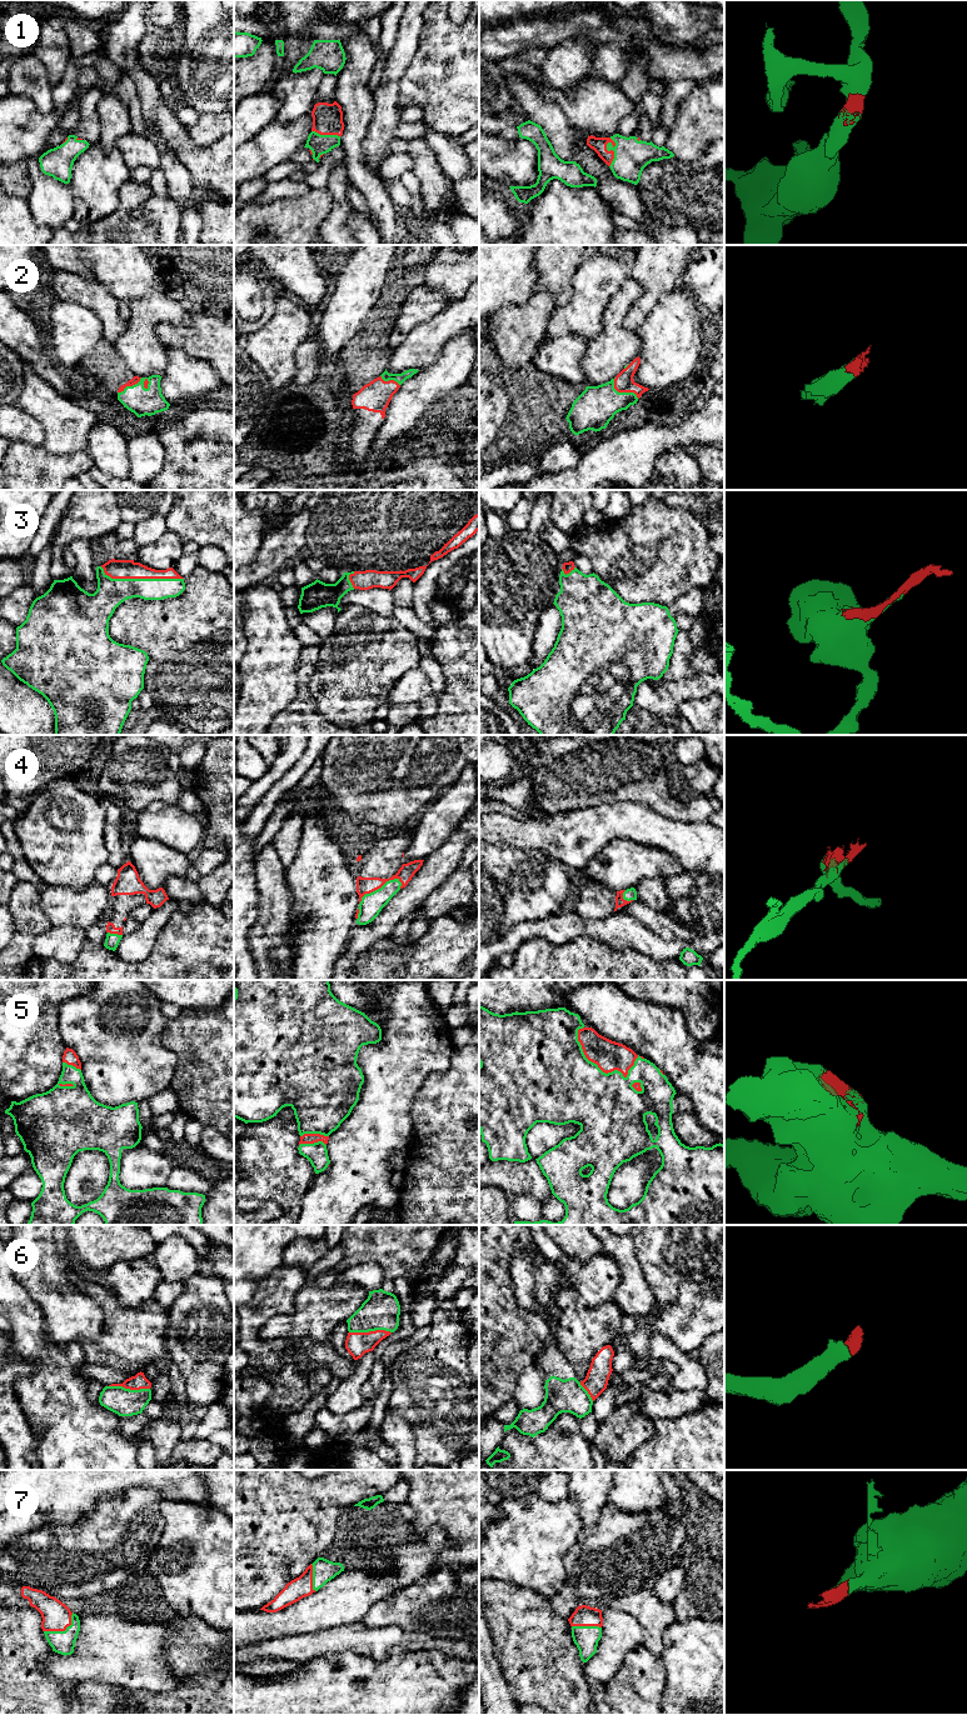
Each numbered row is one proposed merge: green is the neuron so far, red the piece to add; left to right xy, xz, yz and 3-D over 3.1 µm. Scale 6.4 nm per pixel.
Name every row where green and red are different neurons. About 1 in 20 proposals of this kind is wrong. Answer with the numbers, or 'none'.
none

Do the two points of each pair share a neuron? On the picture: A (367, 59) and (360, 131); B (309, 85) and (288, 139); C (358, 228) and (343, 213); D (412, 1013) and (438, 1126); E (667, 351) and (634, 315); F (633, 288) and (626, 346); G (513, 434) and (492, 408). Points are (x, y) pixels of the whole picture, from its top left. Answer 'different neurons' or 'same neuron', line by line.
A: same neuron
B: different neurons
C: different neurons
D: different neurons
E: different neurons
F: same neuron
G: different neurons

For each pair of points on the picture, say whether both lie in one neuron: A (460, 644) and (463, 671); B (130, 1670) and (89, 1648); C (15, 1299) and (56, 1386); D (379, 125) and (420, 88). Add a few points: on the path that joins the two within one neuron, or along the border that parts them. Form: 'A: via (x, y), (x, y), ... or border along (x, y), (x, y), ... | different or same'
A: via (465, 650), (465, 665) | same
B: via (120, 1660), (109, 1649), (99, 1649) | same
C: via (26, 1320), (26, 1335), (55, 1365) | same
D: border along (399, 78), (398, 106), (400, 109) | different

